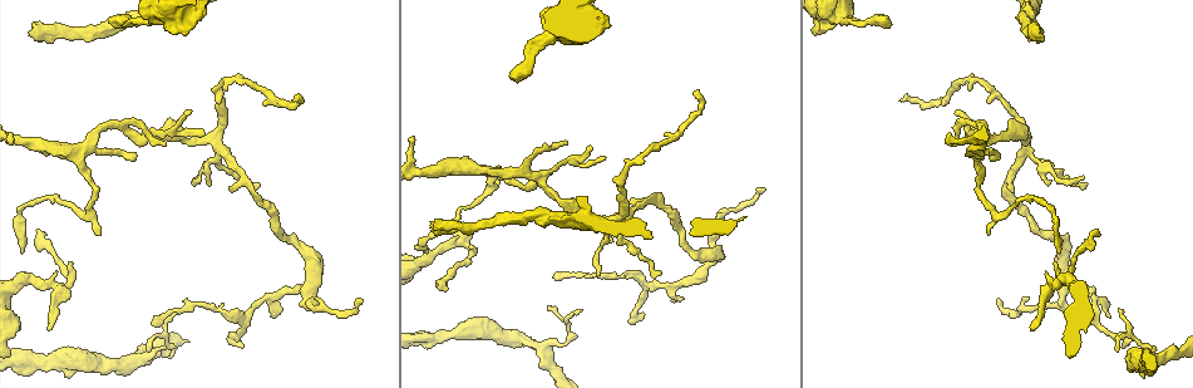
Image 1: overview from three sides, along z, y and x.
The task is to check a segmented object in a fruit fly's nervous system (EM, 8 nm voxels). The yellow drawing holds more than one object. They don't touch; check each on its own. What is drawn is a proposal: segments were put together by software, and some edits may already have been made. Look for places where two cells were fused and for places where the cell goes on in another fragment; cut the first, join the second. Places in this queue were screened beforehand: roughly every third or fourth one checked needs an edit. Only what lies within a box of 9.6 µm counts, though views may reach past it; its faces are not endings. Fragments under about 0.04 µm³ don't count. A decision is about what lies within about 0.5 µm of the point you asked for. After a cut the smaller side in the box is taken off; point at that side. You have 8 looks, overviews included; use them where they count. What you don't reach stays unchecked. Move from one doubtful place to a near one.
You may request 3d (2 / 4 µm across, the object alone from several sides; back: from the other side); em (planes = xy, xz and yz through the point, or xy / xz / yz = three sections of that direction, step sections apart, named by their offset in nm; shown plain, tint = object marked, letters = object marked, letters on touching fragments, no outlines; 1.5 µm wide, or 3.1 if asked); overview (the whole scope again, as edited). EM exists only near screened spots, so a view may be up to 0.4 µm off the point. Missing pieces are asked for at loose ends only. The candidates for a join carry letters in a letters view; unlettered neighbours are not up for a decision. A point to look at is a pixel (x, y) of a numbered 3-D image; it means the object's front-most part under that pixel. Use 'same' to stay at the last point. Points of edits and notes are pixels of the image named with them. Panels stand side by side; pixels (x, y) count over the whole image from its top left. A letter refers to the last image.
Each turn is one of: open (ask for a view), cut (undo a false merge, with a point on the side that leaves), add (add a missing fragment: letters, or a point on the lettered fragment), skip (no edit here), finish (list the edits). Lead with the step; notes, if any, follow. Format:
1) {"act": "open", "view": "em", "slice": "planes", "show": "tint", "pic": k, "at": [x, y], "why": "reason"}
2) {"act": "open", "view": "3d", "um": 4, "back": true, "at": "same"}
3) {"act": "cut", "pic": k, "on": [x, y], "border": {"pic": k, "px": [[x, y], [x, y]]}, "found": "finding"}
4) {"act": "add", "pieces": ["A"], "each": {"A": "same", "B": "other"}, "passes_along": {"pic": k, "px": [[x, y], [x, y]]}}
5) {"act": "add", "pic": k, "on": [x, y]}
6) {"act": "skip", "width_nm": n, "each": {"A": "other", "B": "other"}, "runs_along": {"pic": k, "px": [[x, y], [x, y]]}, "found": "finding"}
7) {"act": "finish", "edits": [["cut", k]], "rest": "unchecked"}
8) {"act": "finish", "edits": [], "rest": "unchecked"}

{"act": "open", "view": "em", "slice": "planes", "show": "plain", "pic": 1, "at": [1032, 328], "why": "an open end"}

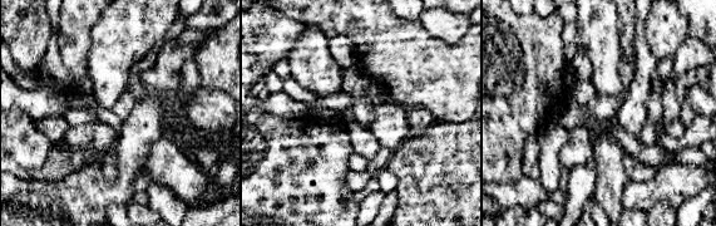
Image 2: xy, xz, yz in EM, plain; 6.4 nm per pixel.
{"act": "open", "view": "em", "slice": "planes", "show": "letters", "at": "same"}

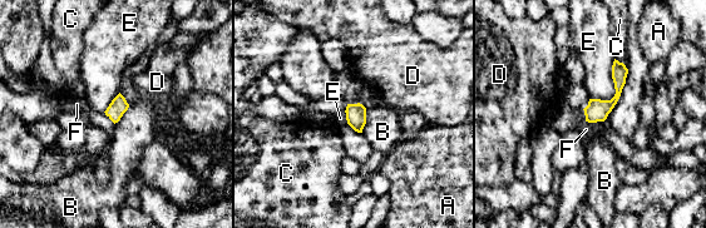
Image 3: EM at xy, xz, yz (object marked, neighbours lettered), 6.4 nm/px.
{"act": "skip", "width_nm": 110, "each": {"A": "other", "B": "other", "C": "other", "D": "other", "E": "other", "F": "other"}, "runs_along": {"pic": 3, "px": [[620, 65], [617, 95], [588, 118]]}, "found": "none of them fits"}

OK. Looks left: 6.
{"act": "open", "view": "3d", "um": 2, "pic": 1, "at": [1040, 34], "why": "long arm stops here"}

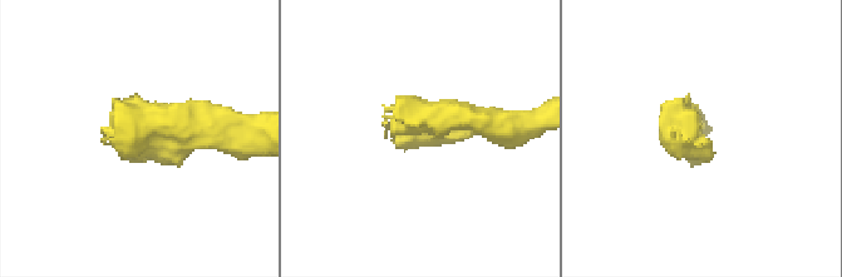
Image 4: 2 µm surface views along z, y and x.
{"act": "open", "view": "em", "slice": "planes", "show": "letters", "pic": 4, "at": [101, 140]}

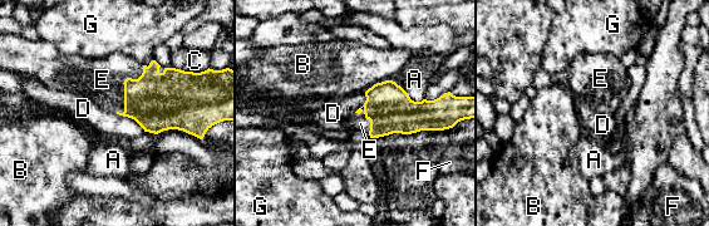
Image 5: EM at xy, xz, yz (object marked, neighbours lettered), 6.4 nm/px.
{"act": "add", "pieces": ["E"], "width_nm": 190, "each": {"A": "other", "B": "other", "C": "other", "D": "other", "E": "same", "F": "other", "G": "other"}, "passes_along": {"pic": 5, "px": [[157, 102], [124, 83], [102, 79]]}, "found": "the cell continues"}

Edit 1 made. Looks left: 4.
{"act": "open", "view": "em", "slice": "planes", "show": "letters", "pic": 1, "at": [512, 77], "why": "branch stops here"}

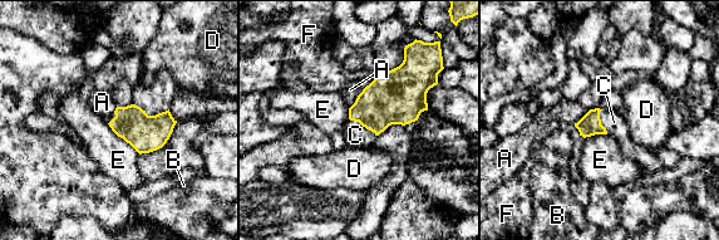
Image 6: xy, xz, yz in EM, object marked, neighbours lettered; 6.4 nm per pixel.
{"act": "add", "pieces": ["C"], "width_nm": 140, "each": {"A": "other", "B": "other", "C": "same", "D": "other", "E": "other", "F": "other"}, "found": "the cell continues"}

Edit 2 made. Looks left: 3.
{"act": "finish", "edits": [["add", 5], ["add", 6]], "rest": "unchecked"}

